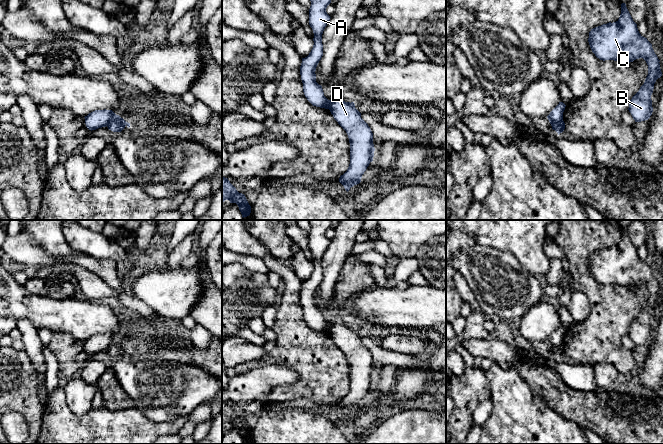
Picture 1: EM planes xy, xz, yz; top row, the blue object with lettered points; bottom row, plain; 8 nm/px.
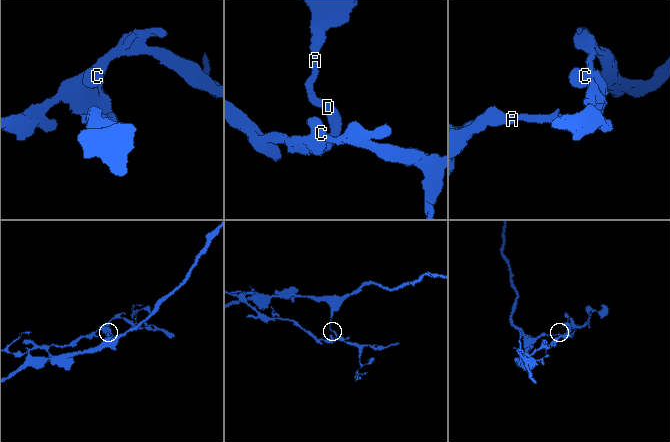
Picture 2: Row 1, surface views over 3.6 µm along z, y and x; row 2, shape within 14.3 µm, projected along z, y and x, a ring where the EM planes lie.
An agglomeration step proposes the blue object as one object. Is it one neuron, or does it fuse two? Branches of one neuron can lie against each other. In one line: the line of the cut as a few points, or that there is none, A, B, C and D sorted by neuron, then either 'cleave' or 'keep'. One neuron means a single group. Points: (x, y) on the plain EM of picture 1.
cut in yz along (562, 343), (551, 348); A / B C D; cleave

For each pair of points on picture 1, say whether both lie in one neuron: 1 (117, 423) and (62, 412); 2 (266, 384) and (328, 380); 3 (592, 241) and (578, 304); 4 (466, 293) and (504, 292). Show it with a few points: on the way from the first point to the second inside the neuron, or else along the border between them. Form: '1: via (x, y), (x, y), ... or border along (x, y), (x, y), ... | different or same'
1: via (103, 424), (76, 426) | same
2: border along (297, 373), (294, 382), (277, 385), (272, 390) | different
3: border along (572, 291), (582, 291), (588, 298), (587, 315) | different
4: border along (459, 273), (465, 279), (475, 299) | different

